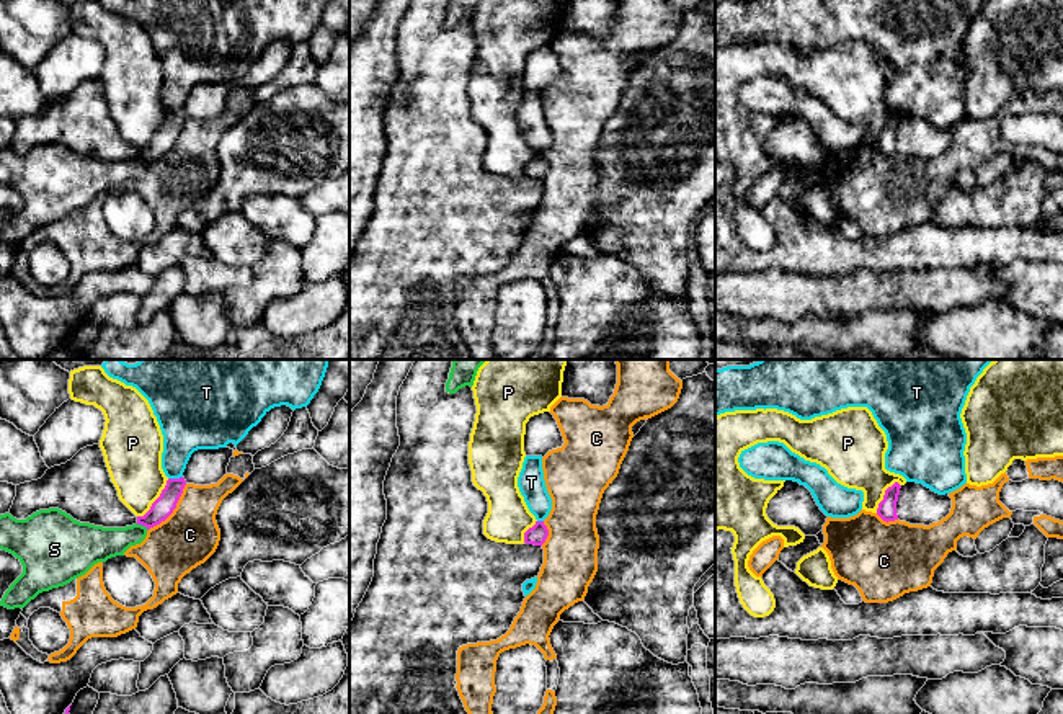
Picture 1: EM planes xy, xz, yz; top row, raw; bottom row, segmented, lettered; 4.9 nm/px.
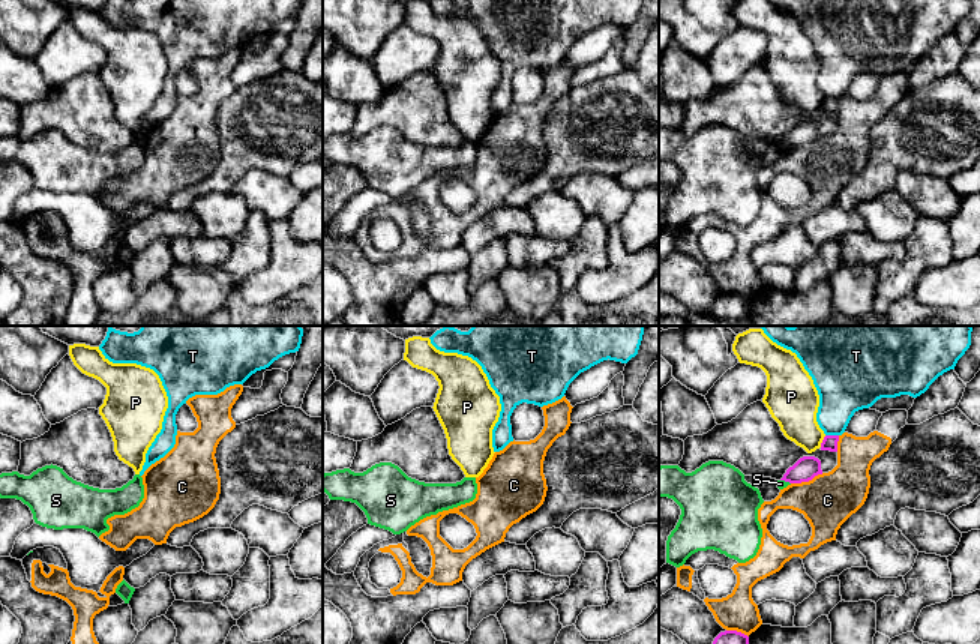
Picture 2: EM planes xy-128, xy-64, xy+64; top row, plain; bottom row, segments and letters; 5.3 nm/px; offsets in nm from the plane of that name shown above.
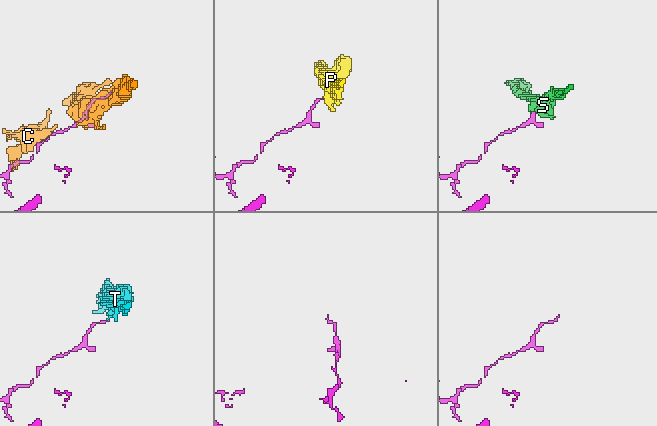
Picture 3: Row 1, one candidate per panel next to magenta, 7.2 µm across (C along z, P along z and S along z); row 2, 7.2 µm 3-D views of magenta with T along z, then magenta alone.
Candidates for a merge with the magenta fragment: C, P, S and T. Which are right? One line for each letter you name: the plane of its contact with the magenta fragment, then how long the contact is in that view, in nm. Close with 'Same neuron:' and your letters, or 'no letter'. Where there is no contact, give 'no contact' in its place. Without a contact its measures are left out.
Same neuron: no letter

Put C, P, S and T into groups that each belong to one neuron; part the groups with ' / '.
C / P / S / T

